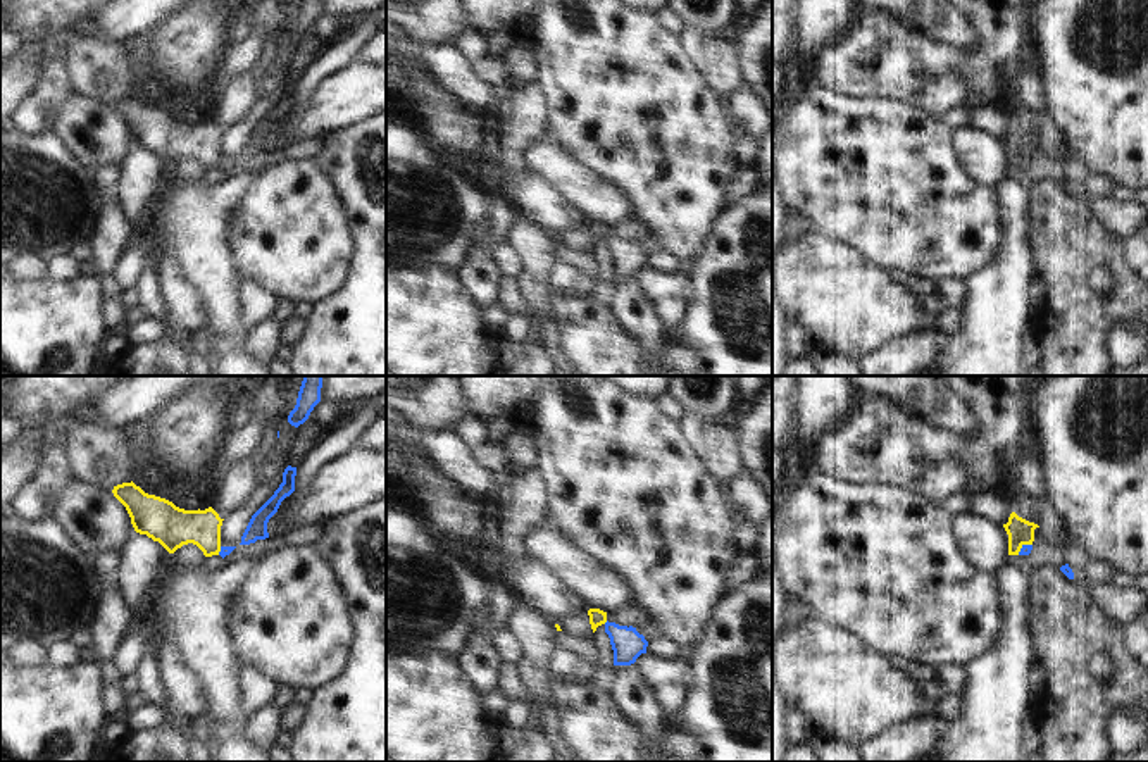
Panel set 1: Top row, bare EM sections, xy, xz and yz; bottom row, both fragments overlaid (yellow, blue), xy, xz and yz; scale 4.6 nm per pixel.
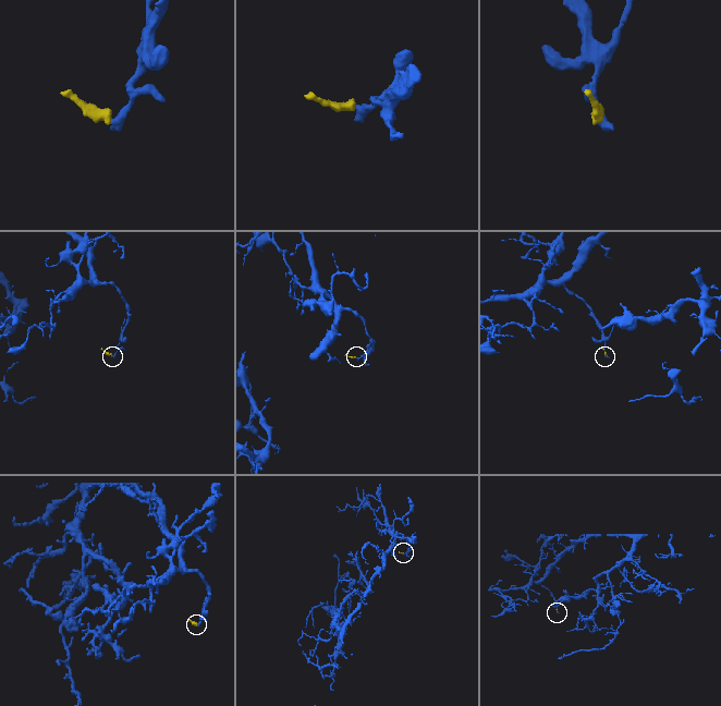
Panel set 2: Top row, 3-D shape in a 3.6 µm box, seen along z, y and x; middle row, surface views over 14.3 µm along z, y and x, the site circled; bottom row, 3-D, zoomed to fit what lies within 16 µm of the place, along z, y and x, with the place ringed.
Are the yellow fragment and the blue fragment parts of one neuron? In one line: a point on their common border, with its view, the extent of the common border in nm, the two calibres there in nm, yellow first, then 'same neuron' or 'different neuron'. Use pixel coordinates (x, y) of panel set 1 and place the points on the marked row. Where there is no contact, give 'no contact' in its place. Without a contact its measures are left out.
contact yz (1021, 547); length 90 nm; calibres 120 and 50 nm; different neuron

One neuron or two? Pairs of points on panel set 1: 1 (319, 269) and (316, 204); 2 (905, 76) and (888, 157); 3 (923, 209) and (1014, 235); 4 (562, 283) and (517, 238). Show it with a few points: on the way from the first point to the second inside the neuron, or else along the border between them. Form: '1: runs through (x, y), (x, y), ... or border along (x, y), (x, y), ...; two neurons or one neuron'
1: runs through (319, 254), (316, 219); one neuron
2: border along (860, 97), (912, 100); two neurons
3: border along (997, 192), (1002, 243), (995, 257), (983, 268); two neurons
4: border along (555, 261), (545, 283); two neurons

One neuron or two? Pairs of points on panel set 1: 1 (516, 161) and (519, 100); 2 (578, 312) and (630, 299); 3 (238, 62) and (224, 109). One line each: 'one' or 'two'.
1: one
2: two
3: two

